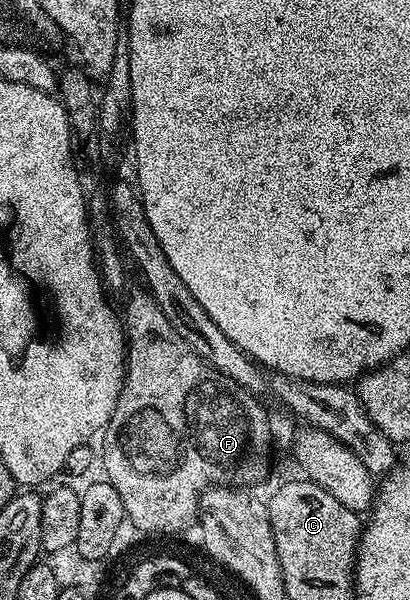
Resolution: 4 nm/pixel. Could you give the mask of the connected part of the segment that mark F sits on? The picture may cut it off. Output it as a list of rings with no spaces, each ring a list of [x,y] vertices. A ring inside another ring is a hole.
[[[139,288],[134,290],[126,298],[126,316],[124,314],[124,331],[128,349],[126,351],[126,381],[122,384],[122,391],[118,397],[116,408],[104,428],[102,438],[102,450],[100,446],[100,466],[106,469],[105,481],[120,492],[120,500],[129,507],[130,514],[133,514],[133,522],[130,526],[145,527],[147,530],[171,530],[174,527],[182,526],[187,519],[191,518],[194,511],[194,503],[206,490],[215,484],[229,484],[231,487],[246,488],[249,482],[258,482],[266,474],[266,469],[270,466],[270,418],[266,415],[266,410],[261,406],[259,399],[248,393],[236,380],[216,372],[205,362],[200,355],[192,352],[184,340],[168,324],[168,316],[160,312],[156,300],[150,295],[149,290]]]

